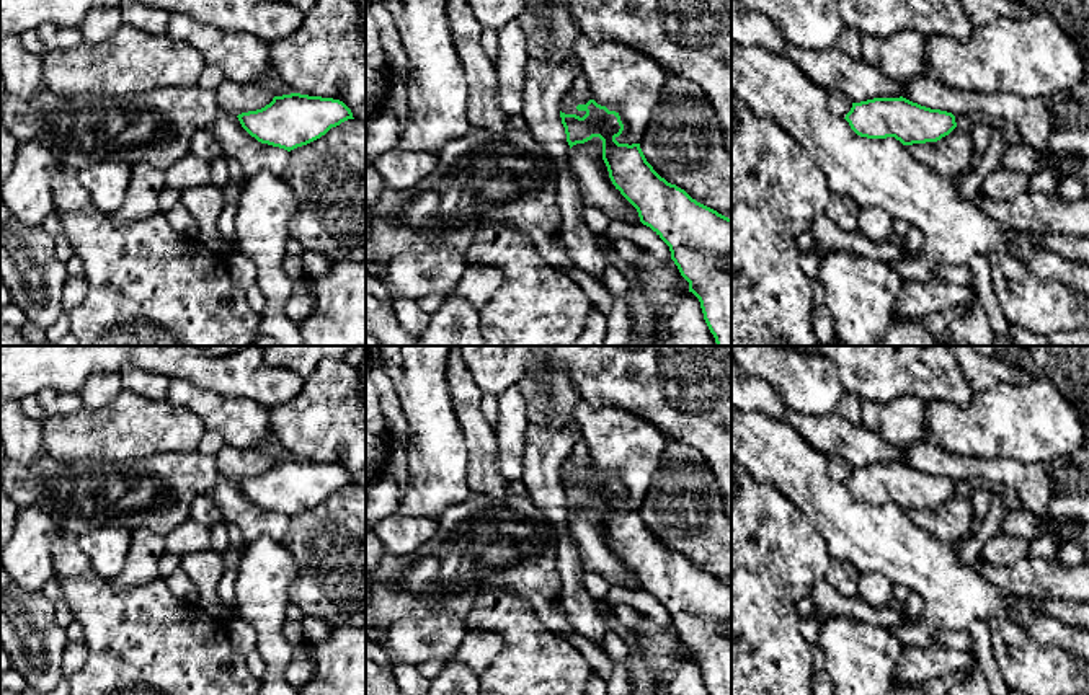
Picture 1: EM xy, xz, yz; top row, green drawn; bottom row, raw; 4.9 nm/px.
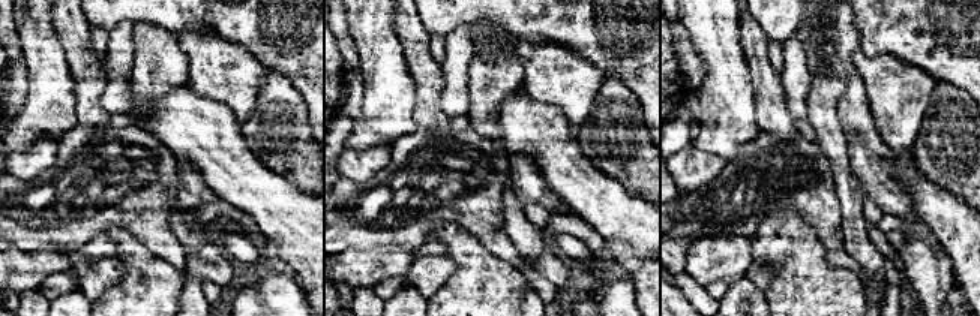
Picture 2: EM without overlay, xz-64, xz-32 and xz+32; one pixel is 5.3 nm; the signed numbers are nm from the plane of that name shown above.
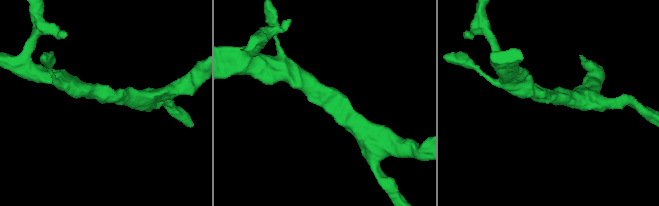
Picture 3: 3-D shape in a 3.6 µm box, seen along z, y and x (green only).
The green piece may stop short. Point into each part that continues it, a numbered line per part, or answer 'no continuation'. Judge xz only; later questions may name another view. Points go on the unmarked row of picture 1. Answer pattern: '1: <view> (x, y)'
no continuation

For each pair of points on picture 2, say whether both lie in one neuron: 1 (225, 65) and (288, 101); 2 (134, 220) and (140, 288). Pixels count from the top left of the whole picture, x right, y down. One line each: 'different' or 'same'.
1: different
2: different

